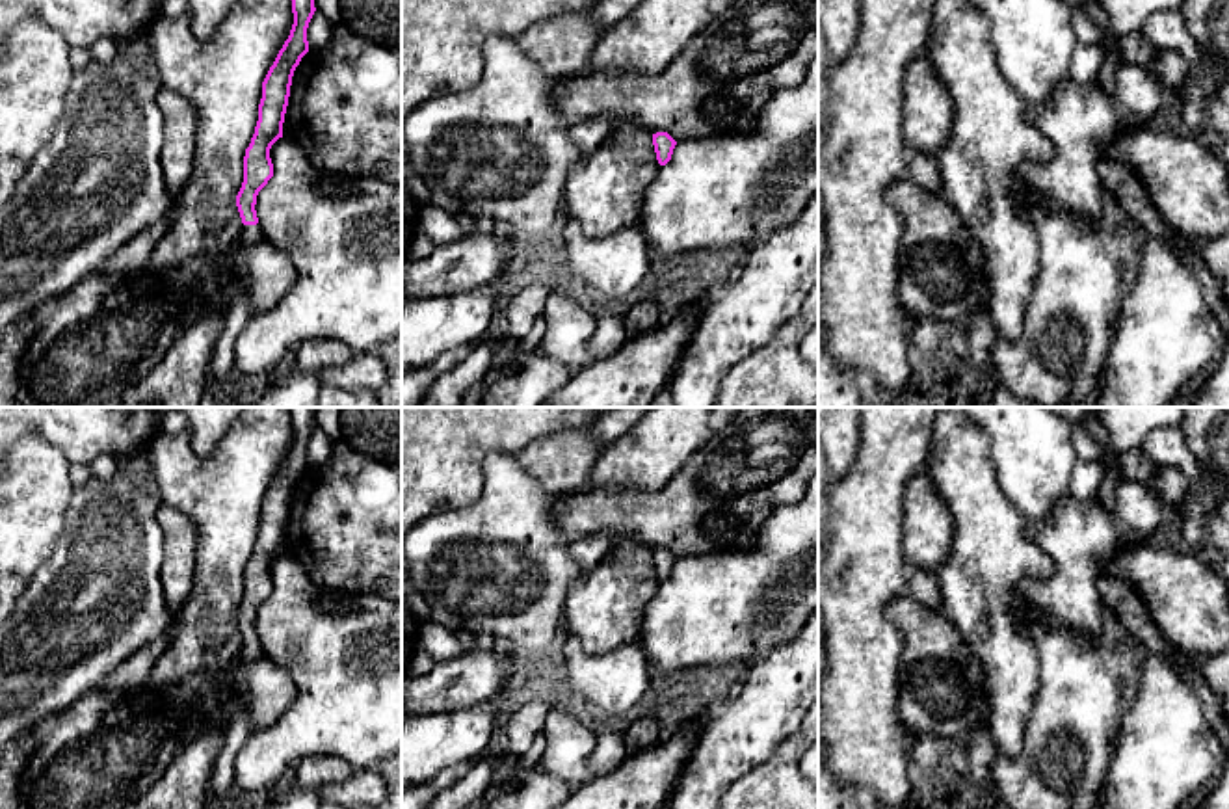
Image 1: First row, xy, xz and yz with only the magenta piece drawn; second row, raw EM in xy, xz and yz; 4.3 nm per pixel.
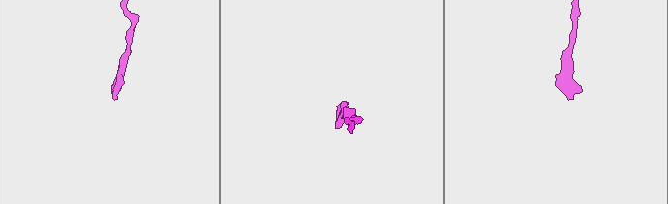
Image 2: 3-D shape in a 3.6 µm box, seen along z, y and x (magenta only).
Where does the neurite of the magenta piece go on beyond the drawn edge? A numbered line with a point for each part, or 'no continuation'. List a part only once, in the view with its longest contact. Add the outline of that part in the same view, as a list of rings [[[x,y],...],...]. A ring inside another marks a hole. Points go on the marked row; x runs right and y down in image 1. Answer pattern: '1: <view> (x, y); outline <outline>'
1: xy (250, 233); outline [[[260,223],[242,227],[240,240],[244,245],[253,245],[253,244],[260,242],[262,238],[264,238],[264,232],[262,232]]]

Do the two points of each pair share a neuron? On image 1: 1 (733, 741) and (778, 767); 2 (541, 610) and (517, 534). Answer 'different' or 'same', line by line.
1: different
2: same

